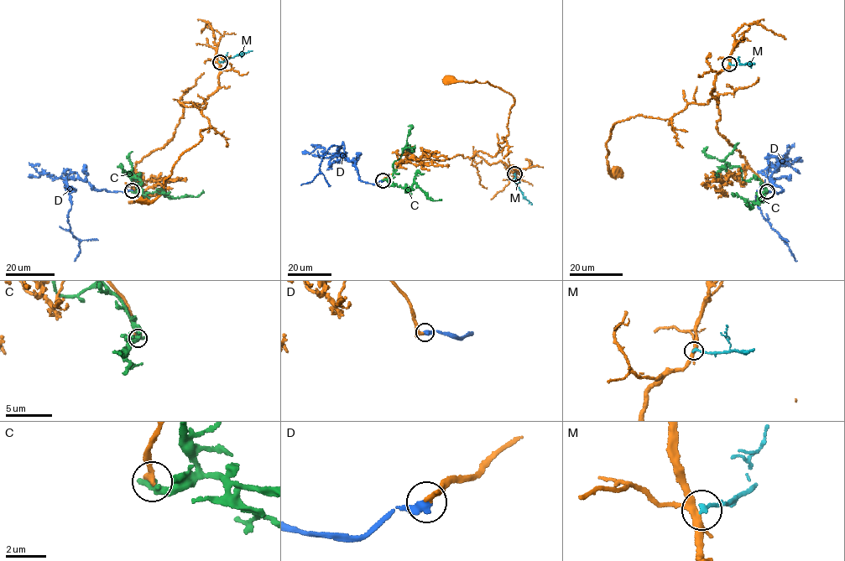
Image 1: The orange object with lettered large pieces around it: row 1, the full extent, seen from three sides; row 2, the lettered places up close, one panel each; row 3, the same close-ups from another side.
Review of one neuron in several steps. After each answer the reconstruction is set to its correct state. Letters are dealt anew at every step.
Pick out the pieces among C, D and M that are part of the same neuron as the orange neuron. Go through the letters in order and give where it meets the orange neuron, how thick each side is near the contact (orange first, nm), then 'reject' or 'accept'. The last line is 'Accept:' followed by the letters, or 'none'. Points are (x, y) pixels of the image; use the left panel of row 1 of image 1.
C: meets orange at (133, 191); 320 nm thick on the orange side, 400 nm on the other; reject
D: meets orange at (132, 190); 300 nm thick on the orange side, 420 nm on the other; reject
M: meets orange at (220, 62); 300 nm thick on the orange side, 200 nm on the other; reject
Accept: none

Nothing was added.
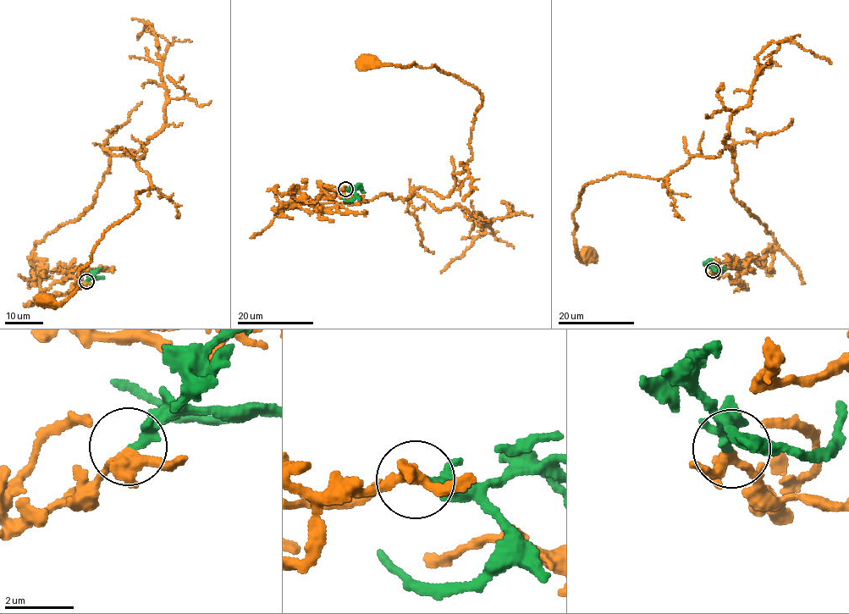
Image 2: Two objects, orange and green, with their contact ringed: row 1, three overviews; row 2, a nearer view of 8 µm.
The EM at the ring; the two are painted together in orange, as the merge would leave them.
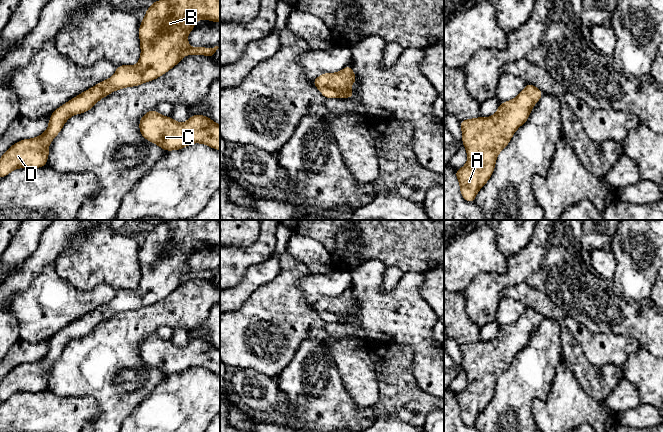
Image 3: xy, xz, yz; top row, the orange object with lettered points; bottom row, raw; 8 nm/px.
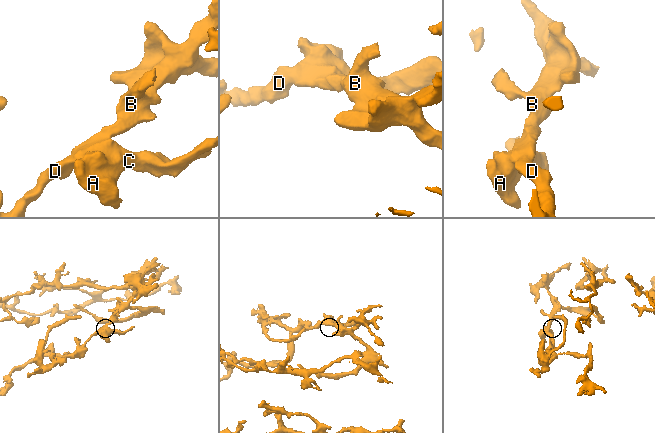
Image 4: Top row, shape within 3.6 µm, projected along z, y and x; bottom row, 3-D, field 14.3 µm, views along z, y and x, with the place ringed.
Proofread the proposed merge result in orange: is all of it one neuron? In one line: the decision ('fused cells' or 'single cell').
single cell

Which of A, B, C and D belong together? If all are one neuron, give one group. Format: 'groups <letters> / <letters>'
groups A B C D

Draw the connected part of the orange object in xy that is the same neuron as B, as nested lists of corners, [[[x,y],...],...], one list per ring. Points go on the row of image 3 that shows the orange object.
[[[158,0],[147,9],[145,17],[138,30],[140,38],[141,55],[135,66],[119,65],[116,72],[109,79],[102,81],[90,89],[72,98],[64,105],[58,107],[49,119],[47,130],[36,138],[23,139],[13,144],[0,157],[0,178],[4,178],[17,168],[40,168],[47,164],[49,144],[62,130],[64,123],[76,114],[85,113],[108,94],[126,87],[139,86],[159,78],[183,60],[183,55],[212,56],[219,48],[197,47],[192,48],[187,37],[195,29],[199,19],[220,22],[220,0]]]

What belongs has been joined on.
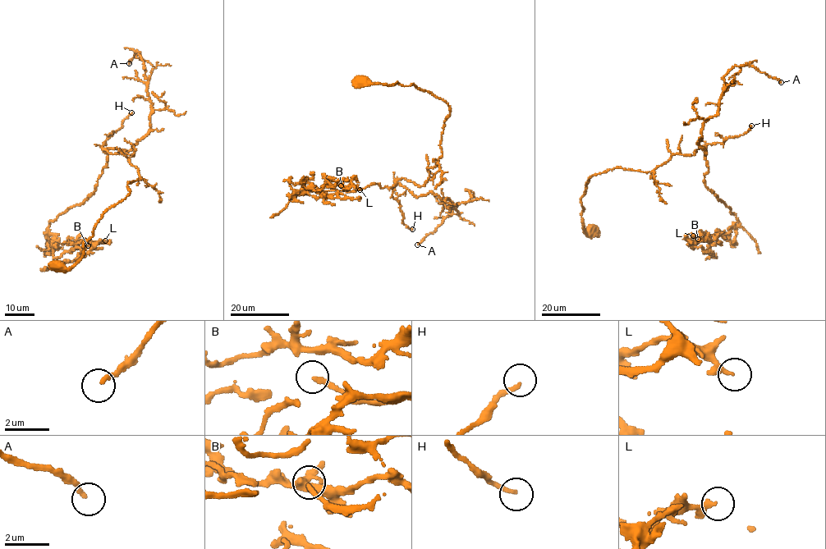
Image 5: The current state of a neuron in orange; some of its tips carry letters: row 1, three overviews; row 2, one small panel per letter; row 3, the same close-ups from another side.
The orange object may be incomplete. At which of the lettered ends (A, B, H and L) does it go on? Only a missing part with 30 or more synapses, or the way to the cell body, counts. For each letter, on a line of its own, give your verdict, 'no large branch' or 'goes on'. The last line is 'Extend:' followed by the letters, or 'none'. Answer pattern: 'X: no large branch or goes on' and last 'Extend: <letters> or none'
A: goes on
B: no large branch
H: no large branch
L: no large branch
Extend: A

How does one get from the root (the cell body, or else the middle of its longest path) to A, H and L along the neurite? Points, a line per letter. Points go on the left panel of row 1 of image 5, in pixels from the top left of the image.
A: (57, 267), (80, 259), (141, 178), (134, 155), (104, 148), (129, 150), (150, 130), (139, 52), (129, 63)
H: (57, 267), (80, 259), (104, 212), (141, 178), (128, 159), (134, 155), (102, 147), (131, 112)
L: (57, 267), (80, 259), (141, 178), (134, 155), (104, 149), (96, 189), (45, 233), (57, 257), (105, 240)

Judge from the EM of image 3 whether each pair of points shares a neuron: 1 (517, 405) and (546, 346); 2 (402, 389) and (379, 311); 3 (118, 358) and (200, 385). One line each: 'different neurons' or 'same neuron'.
1: same neuron
2: different neurons
3: different neurons

